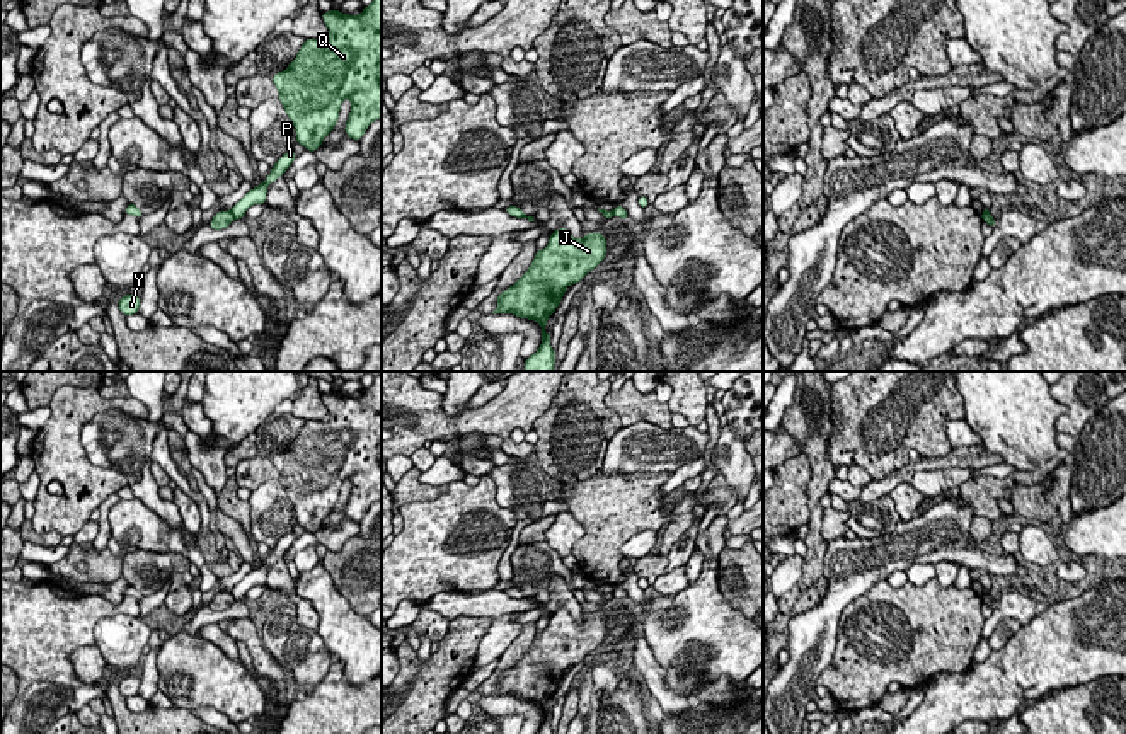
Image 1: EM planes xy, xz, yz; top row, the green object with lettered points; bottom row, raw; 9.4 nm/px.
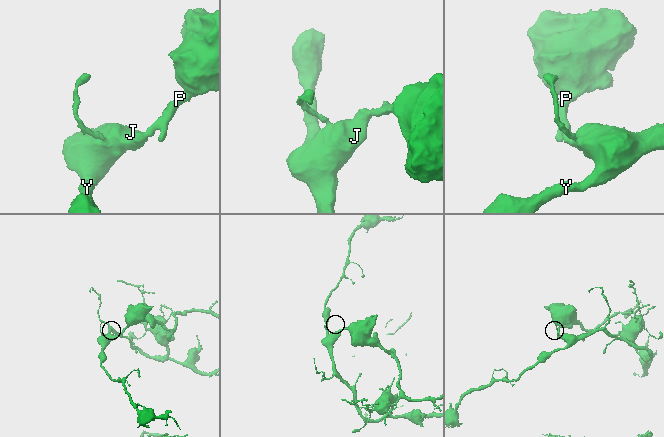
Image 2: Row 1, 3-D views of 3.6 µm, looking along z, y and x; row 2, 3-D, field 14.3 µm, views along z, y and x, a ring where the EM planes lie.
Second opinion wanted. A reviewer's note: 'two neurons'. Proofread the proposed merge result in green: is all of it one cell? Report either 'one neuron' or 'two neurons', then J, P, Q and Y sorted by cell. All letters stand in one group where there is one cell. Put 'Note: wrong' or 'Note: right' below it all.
two neurons; groups J Y / P Q
Note: right

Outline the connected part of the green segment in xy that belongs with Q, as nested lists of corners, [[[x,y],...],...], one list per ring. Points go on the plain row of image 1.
[[[376,375],[373,385],[363,388],[359,397],[332,390],[322,393],[322,400],[329,409],[329,419],[305,421],[288,450],[271,458],[279,472],[278,480],[293,502],[296,525],[308,533],[319,531],[334,511],[344,480],[351,482],[344,507],[349,519],[359,523],[368,507],[382,499],[382,375]]]

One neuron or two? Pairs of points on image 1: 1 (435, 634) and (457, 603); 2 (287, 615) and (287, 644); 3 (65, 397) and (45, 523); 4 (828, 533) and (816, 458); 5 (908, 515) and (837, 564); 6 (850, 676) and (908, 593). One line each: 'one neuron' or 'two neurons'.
1: two neurons
2: one neuron
3: one neuron
4: two neurons
5: one neuron
6: one neuron

